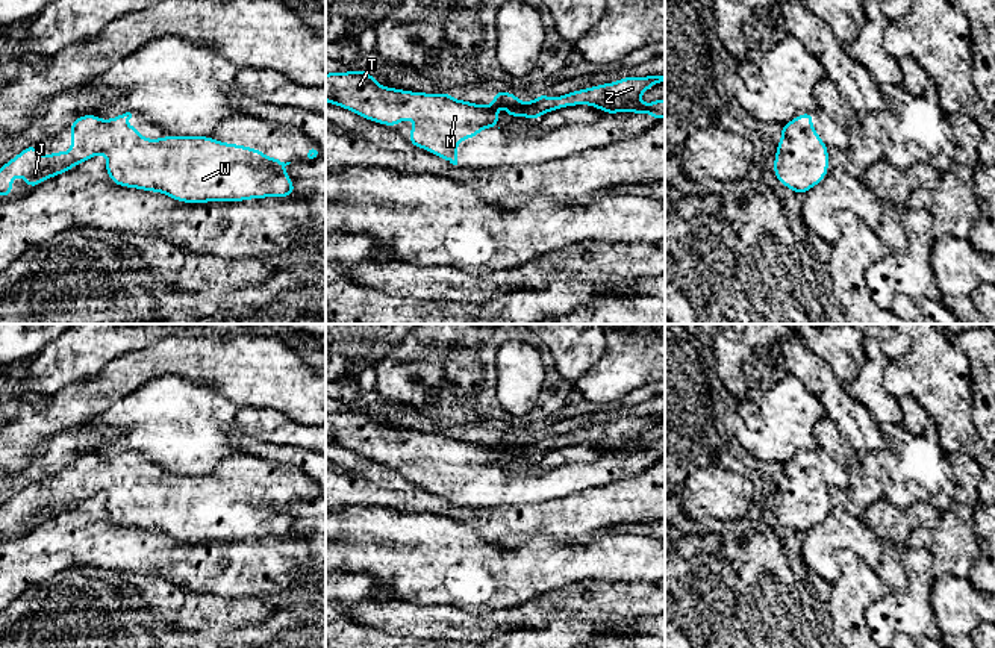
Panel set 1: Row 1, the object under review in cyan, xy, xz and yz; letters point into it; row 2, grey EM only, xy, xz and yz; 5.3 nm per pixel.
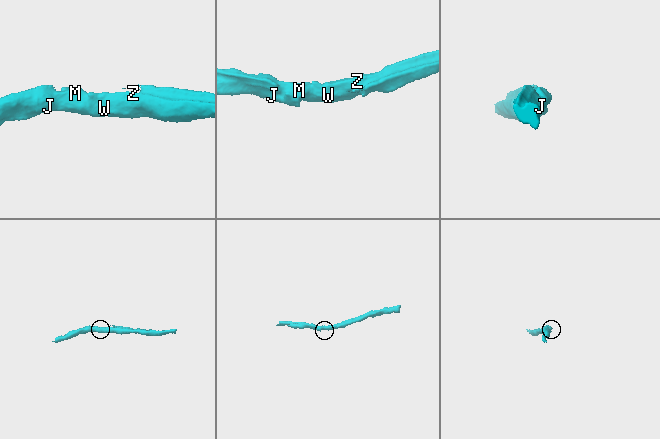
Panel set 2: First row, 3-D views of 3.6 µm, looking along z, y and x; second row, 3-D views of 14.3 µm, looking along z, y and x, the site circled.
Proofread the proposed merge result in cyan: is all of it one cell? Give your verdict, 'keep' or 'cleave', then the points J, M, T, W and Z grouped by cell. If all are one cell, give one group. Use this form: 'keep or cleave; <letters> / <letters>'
keep; J M T W Z

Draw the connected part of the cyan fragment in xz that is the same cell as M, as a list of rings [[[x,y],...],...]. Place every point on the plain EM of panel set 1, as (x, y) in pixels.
[[[359,407],[356,410],[327,412],[326,441],[348,448],[373,462],[391,466],[395,466],[404,459],[415,459],[416,462],[413,463],[407,480],[415,486],[427,489],[447,501],[457,504],[457,483],[477,475],[483,468],[498,466],[498,447],[501,444],[506,447],[506,453],[512,457],[526,456],[529,459],[535,459],[550,450],[557,450],[566,445],[589,444],[600,450],[606,450],[607,454],[618,451],[650,453],[654,456],[654,462],[657,462],[665,456],[665,438],[659,438],[653,442],[641,442],[639,436],[647,428],[663,419],[665,413],[644,416],[629,415],[616,421],[572,430],[560,436],[547,436],[541,431],[539,436],[527,442],[522,442],[519,436],[512,431],[495,430],[492,444],[474,444],[466,439],[456,439],[444,430],[438,433],[427,433],[388,427],[380,424],[374,415]]]

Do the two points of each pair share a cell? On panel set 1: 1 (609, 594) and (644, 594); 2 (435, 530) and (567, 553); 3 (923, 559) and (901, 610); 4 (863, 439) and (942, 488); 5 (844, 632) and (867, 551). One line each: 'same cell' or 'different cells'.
1: same cell
2: same cell
3: same cell
4: different cells
5: different cells

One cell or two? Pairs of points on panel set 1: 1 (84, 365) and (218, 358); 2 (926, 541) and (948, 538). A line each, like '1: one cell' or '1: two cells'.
1: two cells
2: one cell

